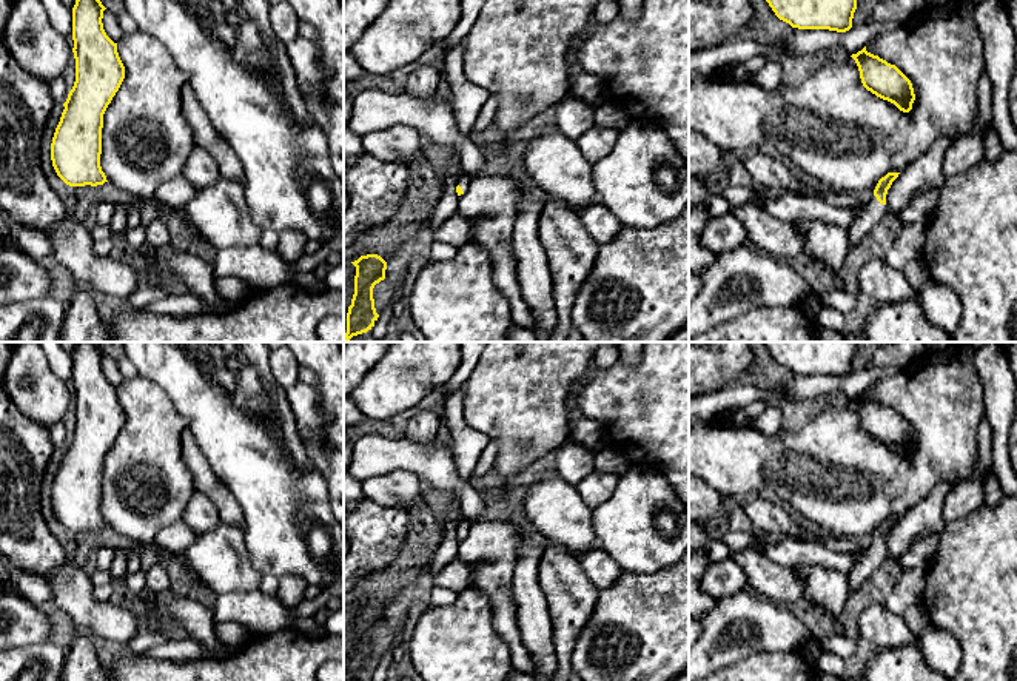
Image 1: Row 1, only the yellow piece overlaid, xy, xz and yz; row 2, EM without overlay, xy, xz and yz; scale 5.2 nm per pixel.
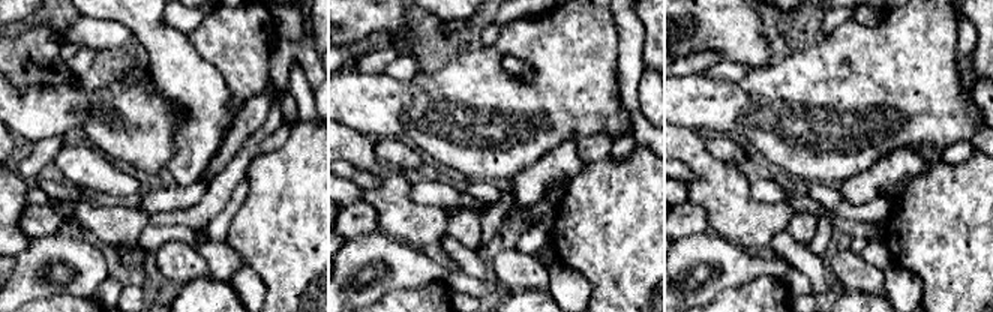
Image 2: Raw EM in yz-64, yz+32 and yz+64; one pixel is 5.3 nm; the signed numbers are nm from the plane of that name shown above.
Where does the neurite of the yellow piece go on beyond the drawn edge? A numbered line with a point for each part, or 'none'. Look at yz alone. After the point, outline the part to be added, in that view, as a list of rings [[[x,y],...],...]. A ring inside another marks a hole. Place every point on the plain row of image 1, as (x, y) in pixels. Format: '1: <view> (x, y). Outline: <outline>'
1: yz (859, 577). Outline: [[[874,541],[871,547],[864,548],[864,556],[857,562],[857,565],[848,573],[849,592],[854,595],[861,587],[864,587],[871,575],[878,569],[878,565],[886,559],[886,552],[877,545]]]

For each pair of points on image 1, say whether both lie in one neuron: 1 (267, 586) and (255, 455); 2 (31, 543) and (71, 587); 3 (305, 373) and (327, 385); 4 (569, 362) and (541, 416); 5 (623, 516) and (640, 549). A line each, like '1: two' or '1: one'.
1: two
2: two
3: two
4: one
5: one

